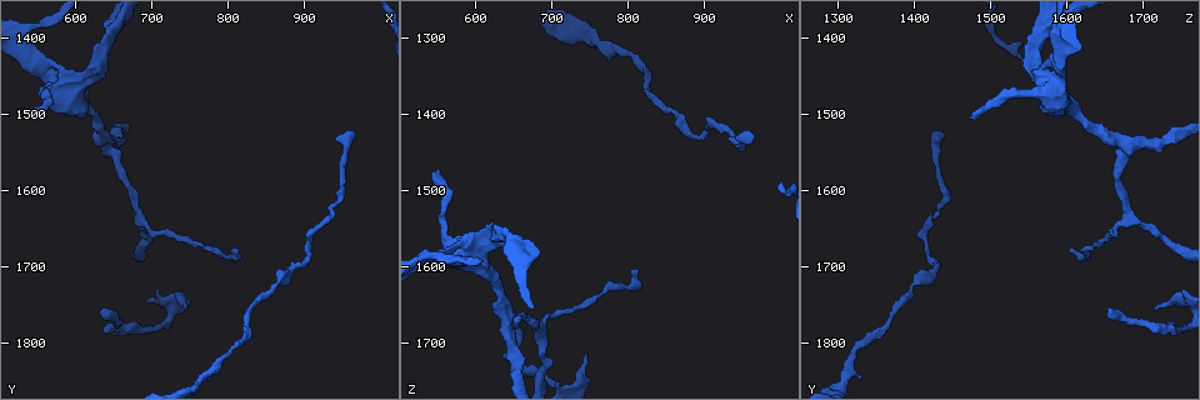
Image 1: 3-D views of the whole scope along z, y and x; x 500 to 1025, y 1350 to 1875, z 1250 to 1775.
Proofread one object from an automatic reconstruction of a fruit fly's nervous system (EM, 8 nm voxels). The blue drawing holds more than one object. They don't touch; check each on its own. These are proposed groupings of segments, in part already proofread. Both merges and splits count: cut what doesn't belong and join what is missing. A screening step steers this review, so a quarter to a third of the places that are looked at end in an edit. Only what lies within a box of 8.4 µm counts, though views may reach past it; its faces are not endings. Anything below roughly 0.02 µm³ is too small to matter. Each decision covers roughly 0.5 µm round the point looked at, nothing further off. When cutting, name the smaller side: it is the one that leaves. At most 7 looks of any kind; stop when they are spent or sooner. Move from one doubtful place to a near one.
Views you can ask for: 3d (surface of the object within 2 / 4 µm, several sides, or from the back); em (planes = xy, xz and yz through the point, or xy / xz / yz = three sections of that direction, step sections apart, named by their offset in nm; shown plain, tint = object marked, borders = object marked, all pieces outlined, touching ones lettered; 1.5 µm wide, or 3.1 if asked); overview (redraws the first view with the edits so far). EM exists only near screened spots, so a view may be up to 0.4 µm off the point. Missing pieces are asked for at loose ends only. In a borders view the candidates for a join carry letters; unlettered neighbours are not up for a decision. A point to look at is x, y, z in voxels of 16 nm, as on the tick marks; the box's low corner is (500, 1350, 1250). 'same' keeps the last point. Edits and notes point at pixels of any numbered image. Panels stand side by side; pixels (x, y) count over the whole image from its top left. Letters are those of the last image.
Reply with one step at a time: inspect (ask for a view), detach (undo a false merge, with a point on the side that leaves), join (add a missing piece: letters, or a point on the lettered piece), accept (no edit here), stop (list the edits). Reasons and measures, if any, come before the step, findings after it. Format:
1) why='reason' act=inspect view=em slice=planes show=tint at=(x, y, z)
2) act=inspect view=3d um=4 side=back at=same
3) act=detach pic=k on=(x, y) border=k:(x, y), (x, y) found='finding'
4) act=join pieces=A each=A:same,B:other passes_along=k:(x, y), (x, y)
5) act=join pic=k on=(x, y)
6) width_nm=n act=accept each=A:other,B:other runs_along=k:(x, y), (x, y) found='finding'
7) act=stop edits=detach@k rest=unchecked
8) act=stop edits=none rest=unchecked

why='thin end' act=inspect view=em slice=planes show=borders at=(555, 1505, 1475)

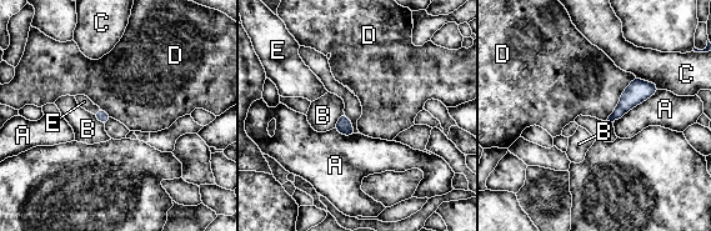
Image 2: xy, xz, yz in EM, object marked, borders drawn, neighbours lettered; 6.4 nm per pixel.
longest_contact=A:360nm act=join pieces=E each=A:other,B:other,C:other,D:other,E:same passes_along=2:(103, 116), (98, 111), (84, 101) found='the neuron continues'

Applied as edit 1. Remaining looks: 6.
why='tapers out' act=inspect view=em slice=planes show=borders at=(635, 1755, 1660)

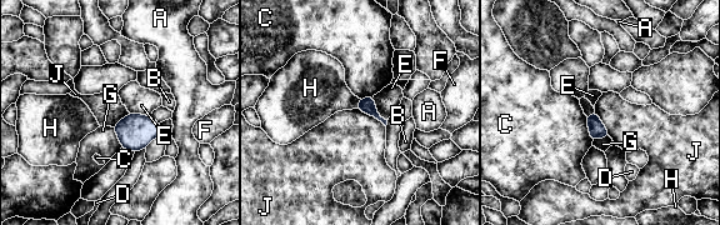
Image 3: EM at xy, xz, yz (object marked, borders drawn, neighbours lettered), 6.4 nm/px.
act=accept each=A:other,B:other,C:other,D:other,E:other,F:other,G:other,H:other,J:other border=3:(356, 108), (373, 115), (385, 126) found='no lettered piece goes on from it'

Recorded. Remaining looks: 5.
act=stop edits=join@2 rest=unchecked

